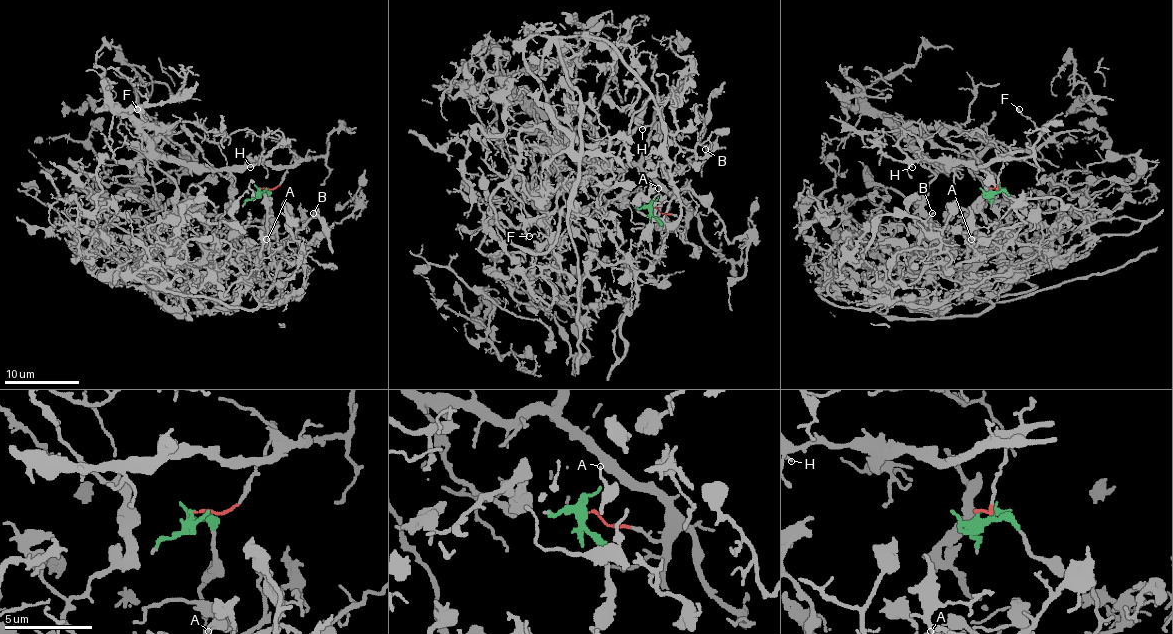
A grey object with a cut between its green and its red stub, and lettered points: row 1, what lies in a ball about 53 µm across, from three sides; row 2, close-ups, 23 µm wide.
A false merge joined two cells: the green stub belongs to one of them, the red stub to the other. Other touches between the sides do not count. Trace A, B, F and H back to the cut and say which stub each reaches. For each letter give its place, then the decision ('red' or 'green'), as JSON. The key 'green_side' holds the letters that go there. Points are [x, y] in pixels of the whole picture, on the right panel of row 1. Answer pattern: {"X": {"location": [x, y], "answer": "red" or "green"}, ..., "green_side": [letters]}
{"A": {"location": [971, 239], "answer": "green"}, "B": {"location": [932, 213], "answer": "green"}, "F": {"location": [1019, 109], "answer": "red"}, "H": {"location": [912, 167], "answer": "red"}, "green_side": ["A", "B"]}

